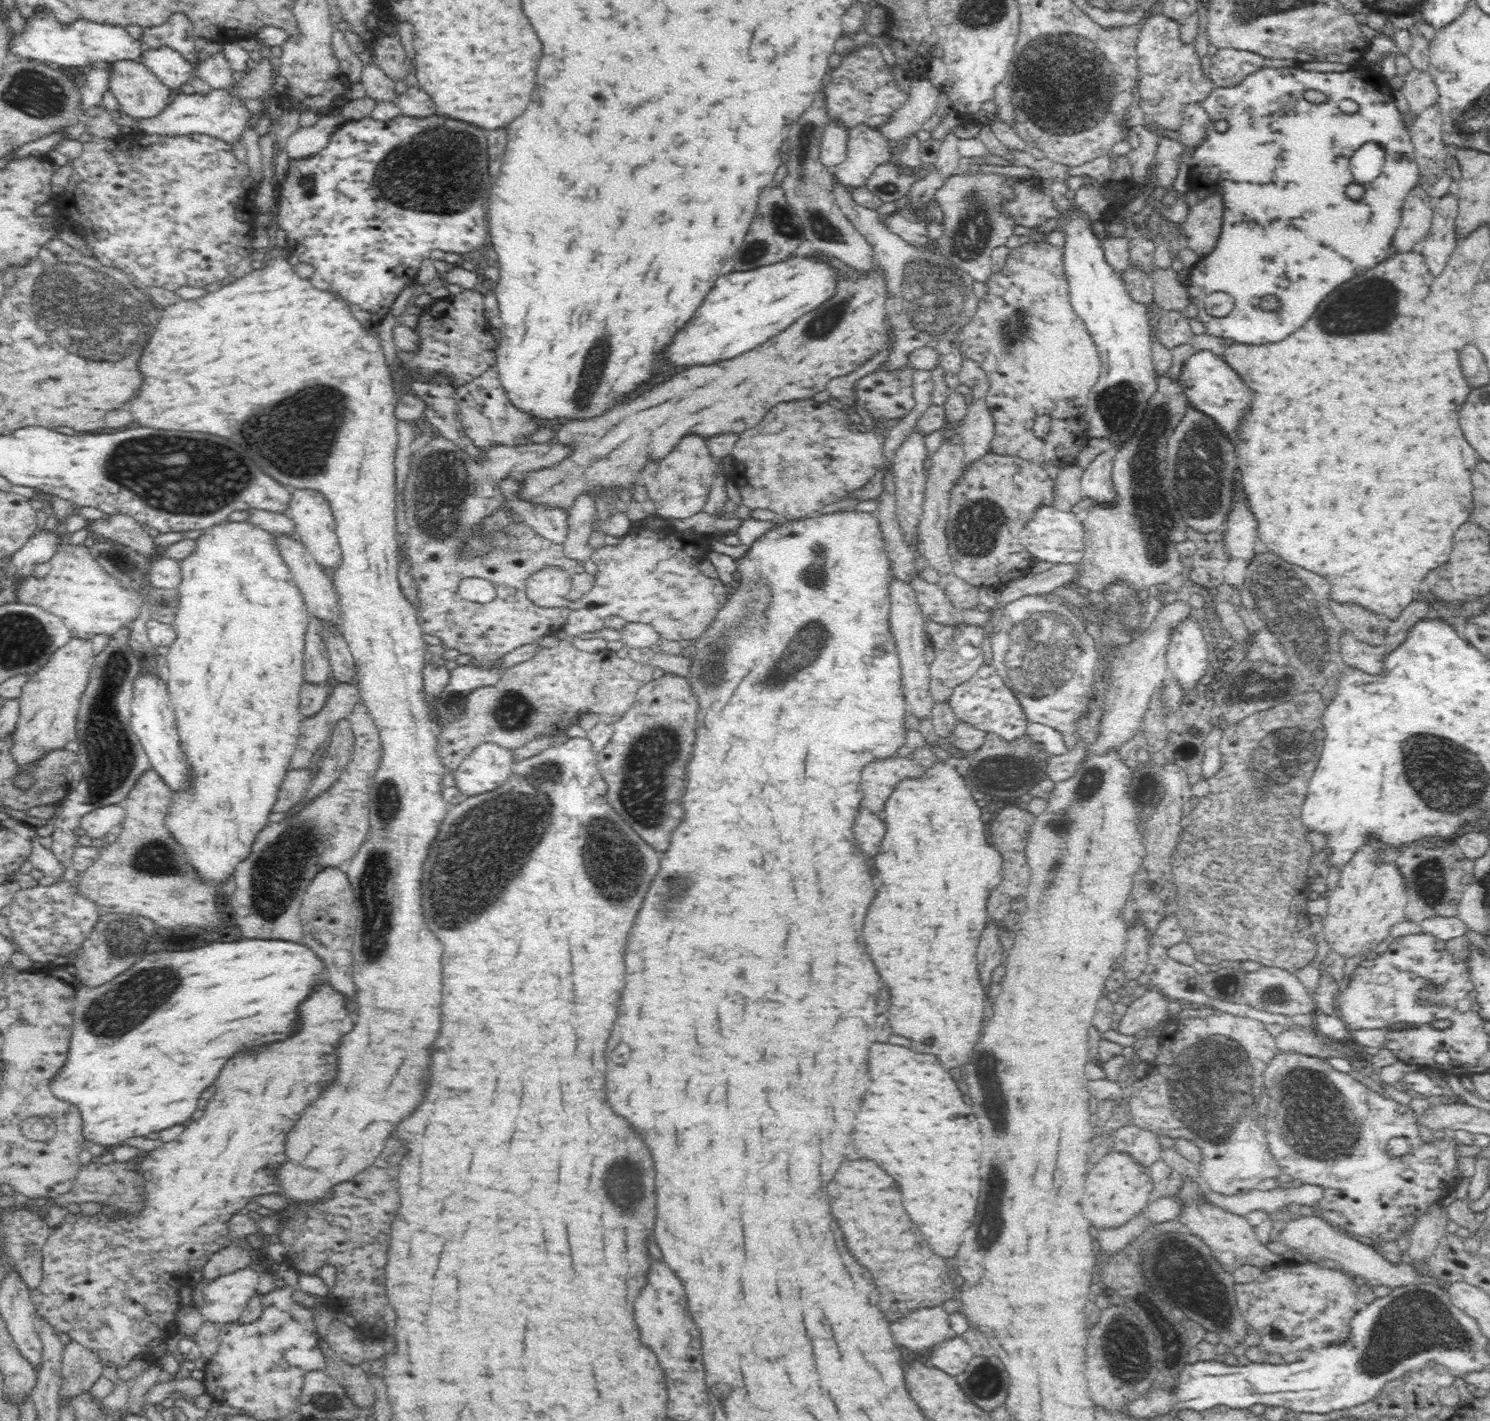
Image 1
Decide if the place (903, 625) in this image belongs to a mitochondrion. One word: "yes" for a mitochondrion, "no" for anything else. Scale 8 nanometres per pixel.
no

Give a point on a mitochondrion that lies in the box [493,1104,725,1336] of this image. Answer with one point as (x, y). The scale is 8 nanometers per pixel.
(628, 1187)

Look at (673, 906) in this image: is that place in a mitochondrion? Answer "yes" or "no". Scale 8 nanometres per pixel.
yes

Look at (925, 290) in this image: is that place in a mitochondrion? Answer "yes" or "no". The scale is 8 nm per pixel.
yes

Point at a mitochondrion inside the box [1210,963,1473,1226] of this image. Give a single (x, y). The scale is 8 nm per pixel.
(1319, 1122)

